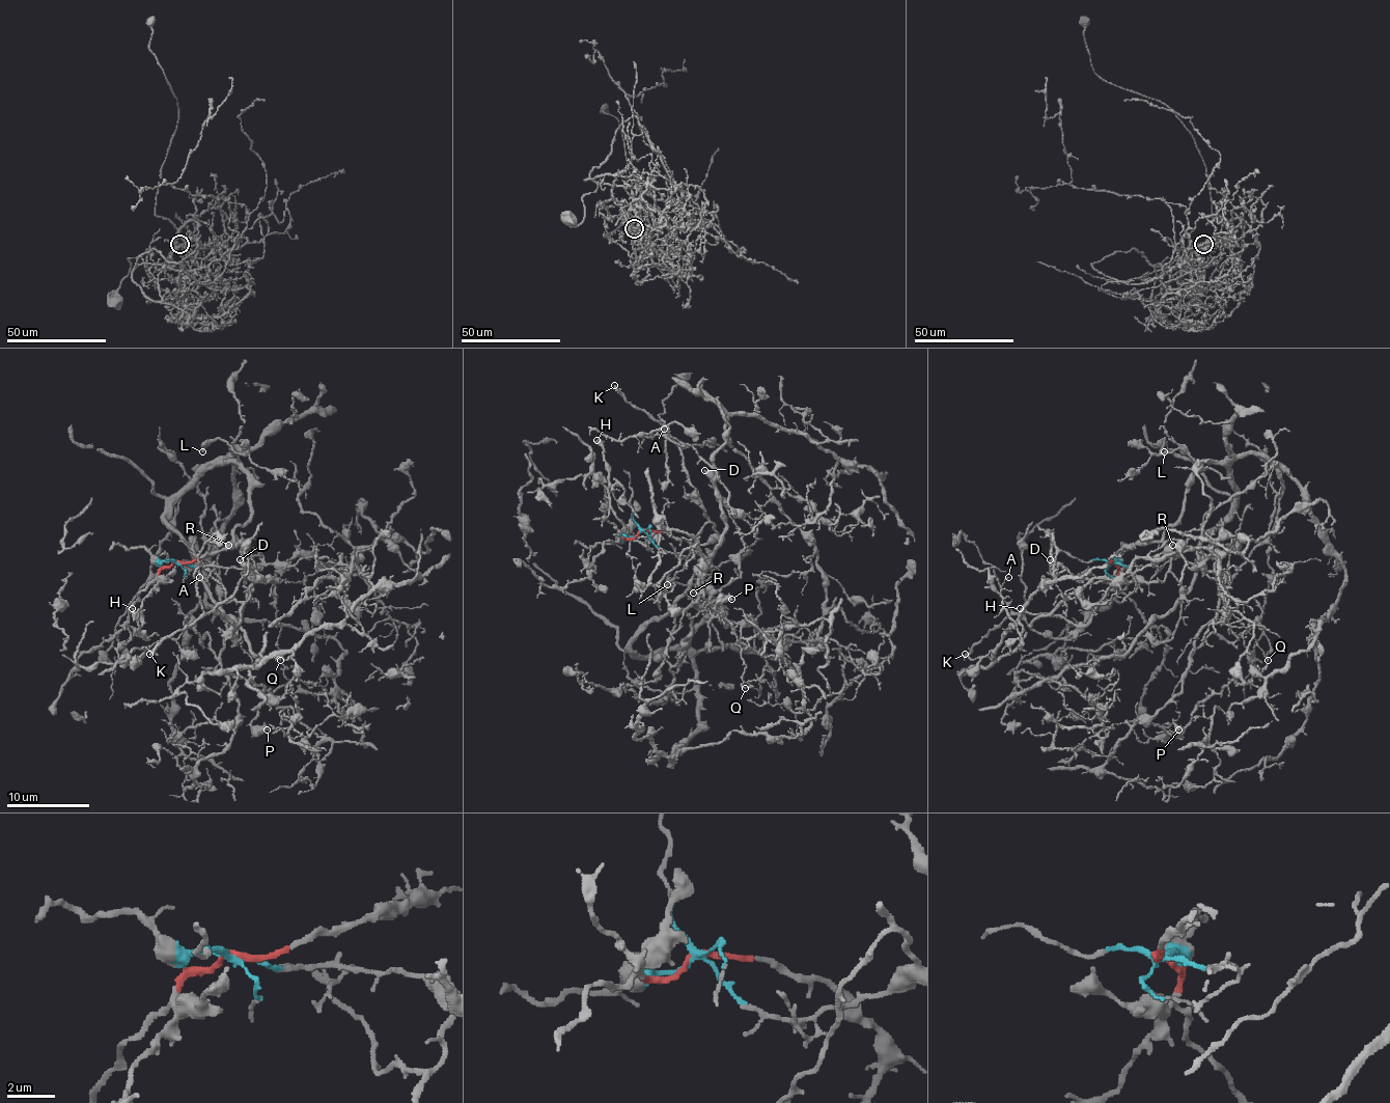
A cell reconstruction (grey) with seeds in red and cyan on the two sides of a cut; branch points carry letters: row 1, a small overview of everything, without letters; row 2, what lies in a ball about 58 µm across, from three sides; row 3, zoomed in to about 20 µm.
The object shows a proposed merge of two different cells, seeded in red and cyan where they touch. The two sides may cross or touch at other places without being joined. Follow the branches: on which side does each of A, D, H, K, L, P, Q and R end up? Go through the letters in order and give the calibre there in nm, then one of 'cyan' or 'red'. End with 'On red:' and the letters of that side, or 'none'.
A: 100 nm | cyan
D: 280 nm | red
H: 260 nm | red
K: 180 nm | cyan
L: 120 nm | red
P: 550 nm | red
Q: 110 nm | red
R: 110 nm | red
On red: D, H, L, P, Q, R

